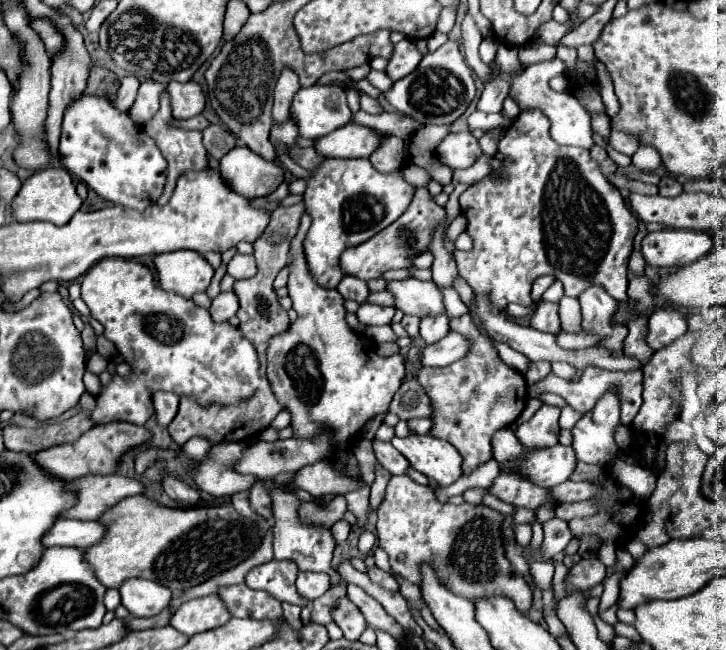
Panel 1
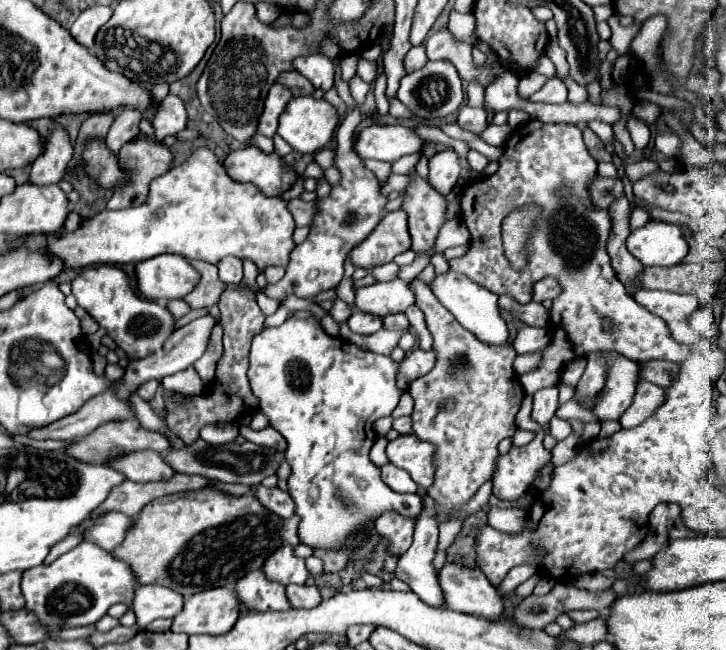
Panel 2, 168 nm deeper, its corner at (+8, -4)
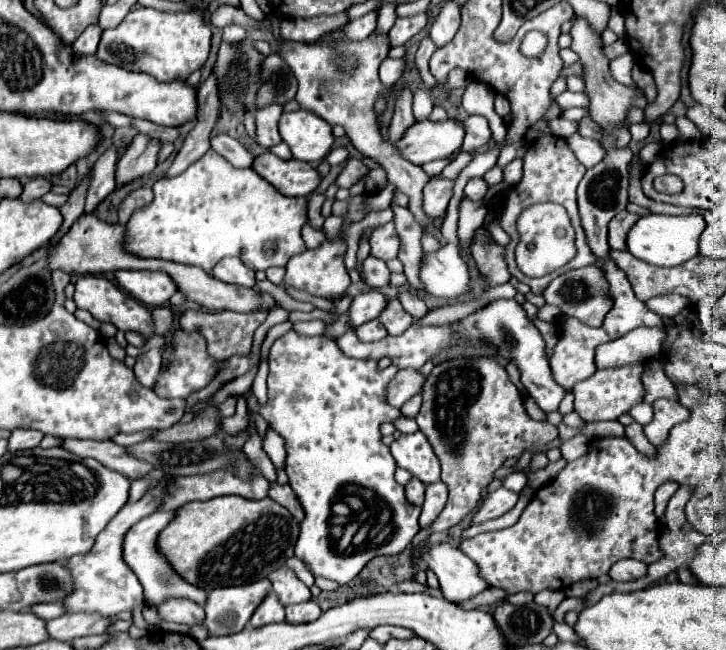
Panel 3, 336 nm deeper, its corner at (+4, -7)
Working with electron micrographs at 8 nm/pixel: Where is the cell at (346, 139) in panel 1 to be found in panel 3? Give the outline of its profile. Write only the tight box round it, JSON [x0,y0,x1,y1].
[394,121,464,165]

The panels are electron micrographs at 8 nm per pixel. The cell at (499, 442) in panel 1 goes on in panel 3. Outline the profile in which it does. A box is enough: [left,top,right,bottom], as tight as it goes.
[472,489,516,523]

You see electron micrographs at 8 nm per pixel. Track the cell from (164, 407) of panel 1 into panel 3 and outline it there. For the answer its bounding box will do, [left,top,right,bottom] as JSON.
[134,349,162,389]

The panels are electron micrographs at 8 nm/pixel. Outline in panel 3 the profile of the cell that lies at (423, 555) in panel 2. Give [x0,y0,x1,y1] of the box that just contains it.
[418,481,448,529]

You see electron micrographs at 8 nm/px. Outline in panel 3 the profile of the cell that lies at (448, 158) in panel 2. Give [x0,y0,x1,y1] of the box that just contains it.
[424,177,454,217]

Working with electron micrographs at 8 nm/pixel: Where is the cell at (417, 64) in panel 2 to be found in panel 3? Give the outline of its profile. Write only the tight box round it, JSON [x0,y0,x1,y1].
[416,37,436,85]

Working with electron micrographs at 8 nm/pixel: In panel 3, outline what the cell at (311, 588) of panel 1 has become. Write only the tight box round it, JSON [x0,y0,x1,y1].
[286,599,322,623]

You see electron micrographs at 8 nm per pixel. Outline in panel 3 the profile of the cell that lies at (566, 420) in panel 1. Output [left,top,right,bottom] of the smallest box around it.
[560,435,588,461]

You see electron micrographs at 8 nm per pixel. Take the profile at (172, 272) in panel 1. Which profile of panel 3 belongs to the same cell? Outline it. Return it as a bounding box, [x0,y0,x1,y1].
[116,271,178,307]

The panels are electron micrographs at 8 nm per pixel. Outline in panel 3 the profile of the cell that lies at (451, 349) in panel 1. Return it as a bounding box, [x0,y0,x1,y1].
[386,369,426,407]

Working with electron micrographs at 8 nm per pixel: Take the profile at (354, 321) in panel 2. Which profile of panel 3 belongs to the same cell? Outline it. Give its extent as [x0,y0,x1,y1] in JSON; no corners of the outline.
[354,319,388,343]

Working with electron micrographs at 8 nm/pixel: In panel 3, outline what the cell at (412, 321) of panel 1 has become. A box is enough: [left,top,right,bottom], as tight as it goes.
[378,299,412,335]

